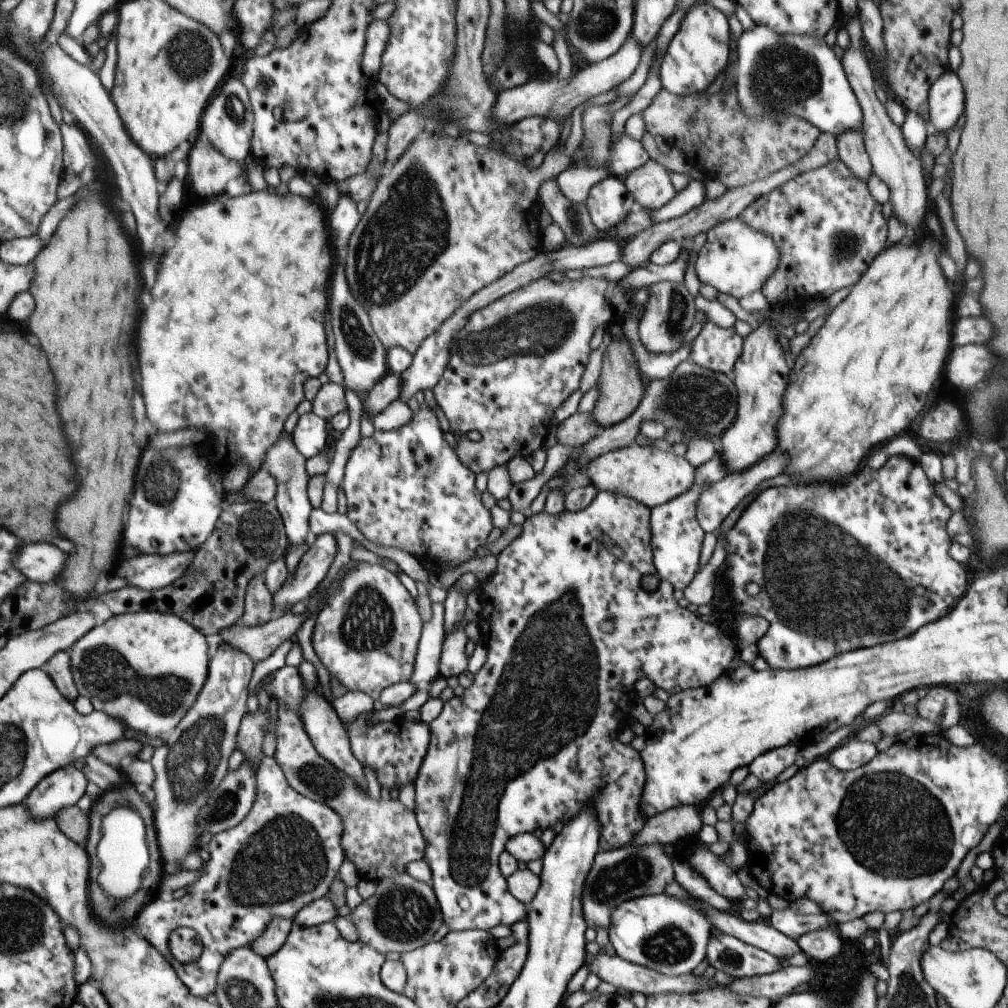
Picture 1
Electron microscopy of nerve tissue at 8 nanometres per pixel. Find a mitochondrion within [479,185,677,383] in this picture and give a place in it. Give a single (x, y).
(577, 224)

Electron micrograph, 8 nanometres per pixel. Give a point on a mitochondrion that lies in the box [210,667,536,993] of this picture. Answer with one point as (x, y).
(286, 858)

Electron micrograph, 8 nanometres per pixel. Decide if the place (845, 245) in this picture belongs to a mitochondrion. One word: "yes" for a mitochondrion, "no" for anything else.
yes

